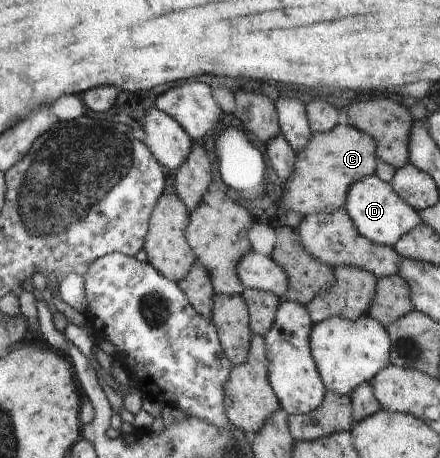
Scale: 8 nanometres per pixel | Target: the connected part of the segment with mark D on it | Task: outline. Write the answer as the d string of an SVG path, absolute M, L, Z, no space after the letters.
M368 176L350 186L347 192L345 212L354 222L358 233L376 245L393 247L393 245L423 223L418 210L408 205L391 186L378 176Z

